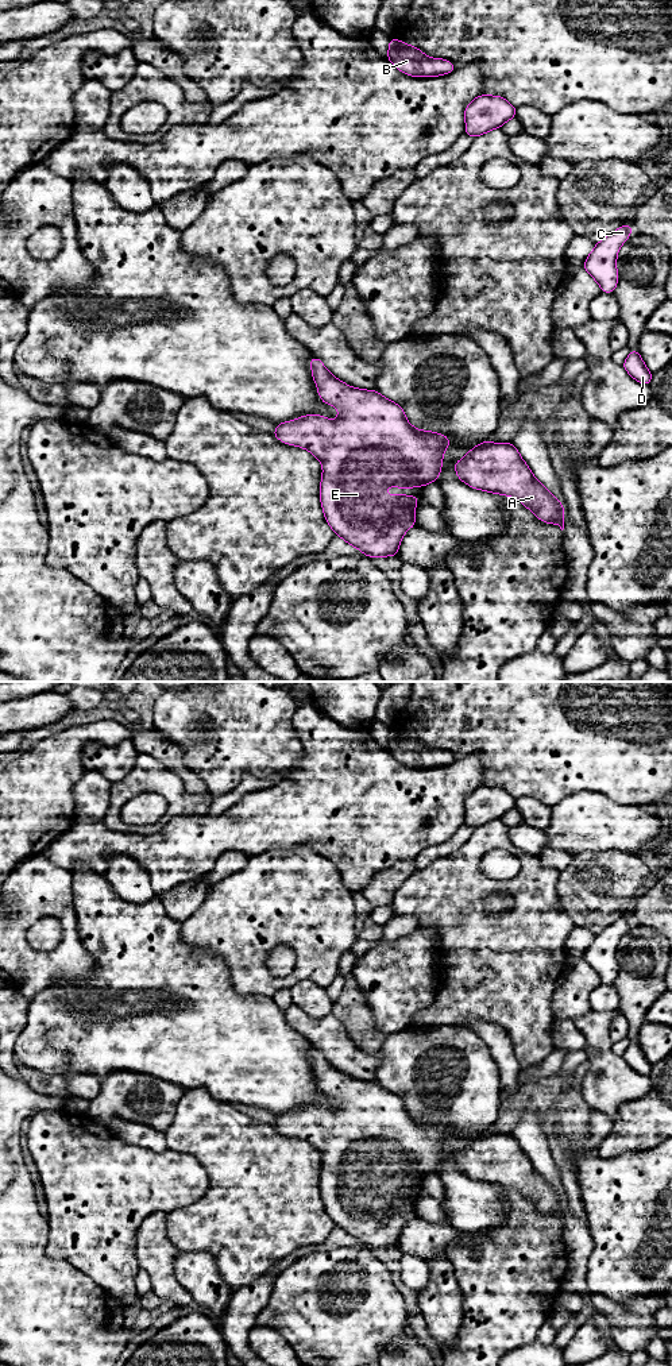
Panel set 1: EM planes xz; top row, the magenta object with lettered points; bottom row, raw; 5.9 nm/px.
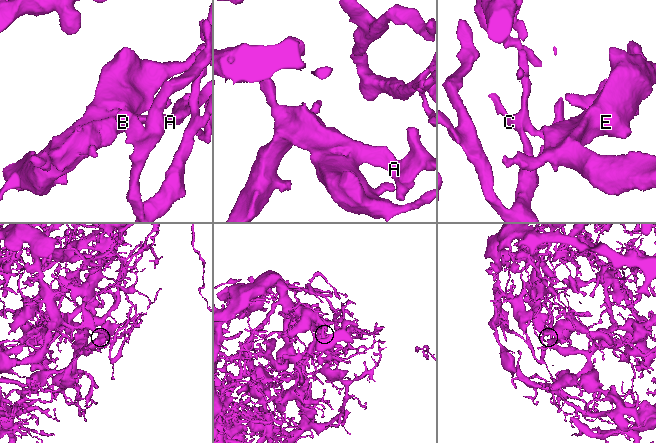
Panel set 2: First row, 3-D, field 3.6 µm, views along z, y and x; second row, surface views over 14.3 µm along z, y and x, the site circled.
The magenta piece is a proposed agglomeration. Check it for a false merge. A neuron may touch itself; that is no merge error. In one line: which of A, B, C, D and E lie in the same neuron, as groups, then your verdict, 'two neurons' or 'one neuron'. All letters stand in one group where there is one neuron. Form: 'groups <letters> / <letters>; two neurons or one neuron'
groups A B C D E; one neuron

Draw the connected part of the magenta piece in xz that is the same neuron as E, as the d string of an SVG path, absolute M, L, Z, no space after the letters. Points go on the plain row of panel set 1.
M313 1046L310 1060L321 1092L336 1097L339 1110L331 1112L320 1105L308 1105L277 1115L273 1126L285 1135L308 1141L323 1154L320 1192L336 1227L368 1249L397 1247L403 1226L417 1216L414 1200L418 1186L386 1186L383 1181L390 1177L424 1178L437 1173L449 1130L414 1119L398 1095L379 1083L348 1077Z

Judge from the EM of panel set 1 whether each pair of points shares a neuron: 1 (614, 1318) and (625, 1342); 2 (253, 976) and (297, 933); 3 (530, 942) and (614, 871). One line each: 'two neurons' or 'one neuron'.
1: one neuron
2: one neuron
3: two neurons

